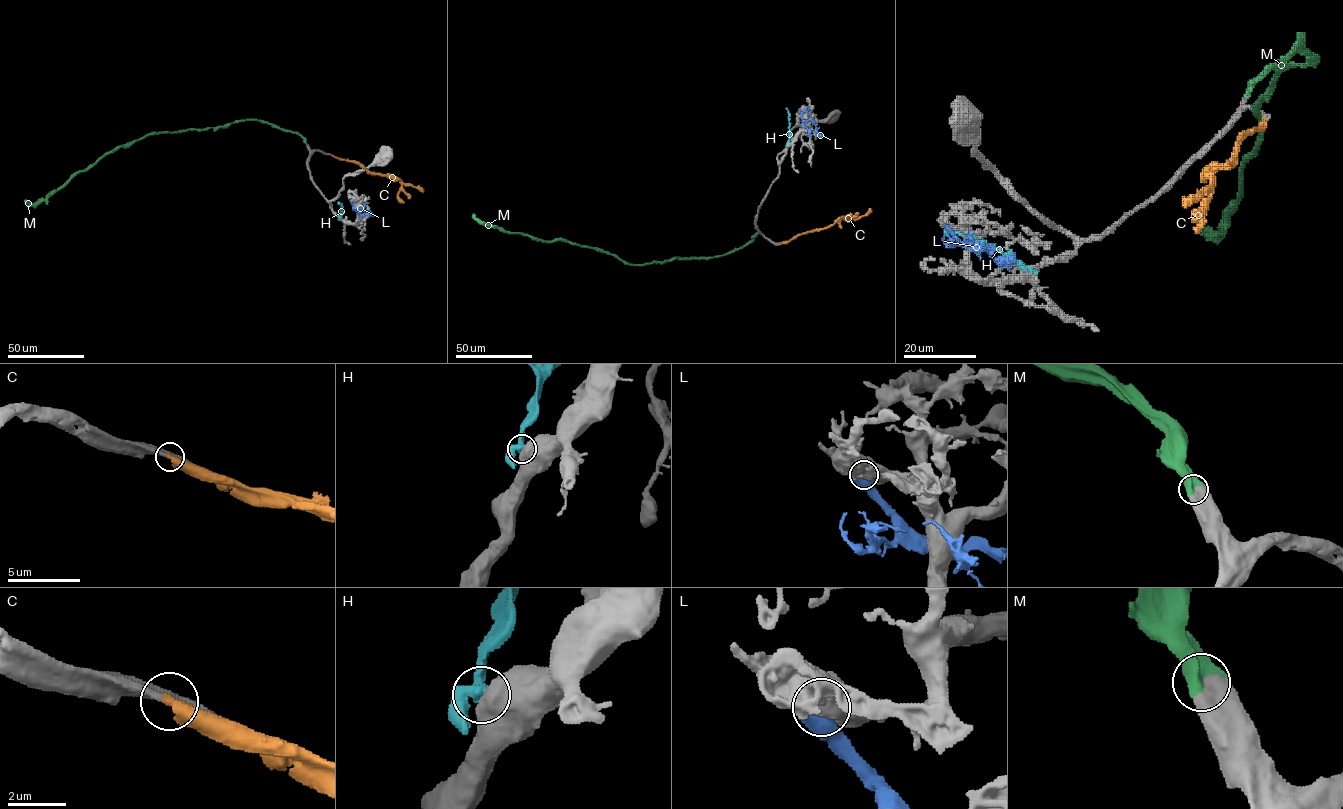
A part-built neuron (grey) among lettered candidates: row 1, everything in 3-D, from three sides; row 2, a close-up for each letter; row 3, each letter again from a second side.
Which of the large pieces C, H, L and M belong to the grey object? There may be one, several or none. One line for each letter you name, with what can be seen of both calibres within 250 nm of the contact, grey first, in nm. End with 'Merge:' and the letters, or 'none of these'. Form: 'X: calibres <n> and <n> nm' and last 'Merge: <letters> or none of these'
C: calibres 420 and 480 nm
M: calibres 700 and 850 nm
Merge: C, M

